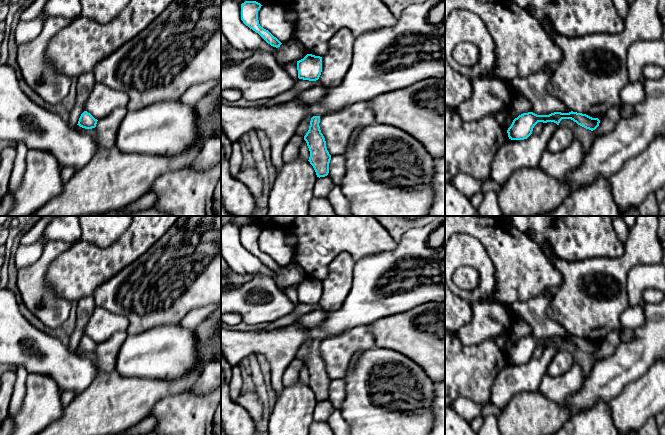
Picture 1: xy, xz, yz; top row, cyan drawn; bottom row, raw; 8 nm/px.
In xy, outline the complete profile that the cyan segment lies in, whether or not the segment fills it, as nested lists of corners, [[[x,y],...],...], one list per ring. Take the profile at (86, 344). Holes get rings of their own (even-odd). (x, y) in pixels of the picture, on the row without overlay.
[[[84,335],[78,345],[78,348],[80,351],[85,353],[92,353],[96,351],[97,343],[95,343],[90,337],[87,335]]]

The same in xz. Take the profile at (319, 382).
[[[313,340],[310,345],[309,354],[304,360],[304,364],[310,375],[309,386],[313,390],[317,401],[325,401],[329,397],[329,378],[326,365],[320,354],[320,340]]]

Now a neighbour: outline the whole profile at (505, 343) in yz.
[[[498,336],[496,337],[496,344],[500,347],[503,352],[508,354],[514,343],[509,338],[509,336]]]

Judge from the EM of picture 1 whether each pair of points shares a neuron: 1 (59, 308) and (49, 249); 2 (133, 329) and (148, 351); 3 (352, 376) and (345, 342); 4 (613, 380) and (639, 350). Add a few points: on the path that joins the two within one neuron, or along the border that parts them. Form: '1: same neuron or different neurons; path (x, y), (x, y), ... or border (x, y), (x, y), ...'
1: same neuron; path (44, 293), (40, 289), (40, 267), (42, 264)
2: different neurons; border (159, 325), (128, 336)
3: different neurons; border (348, 366), (343, 378)
4: same neuron; path (617, 373), (633, 357)

